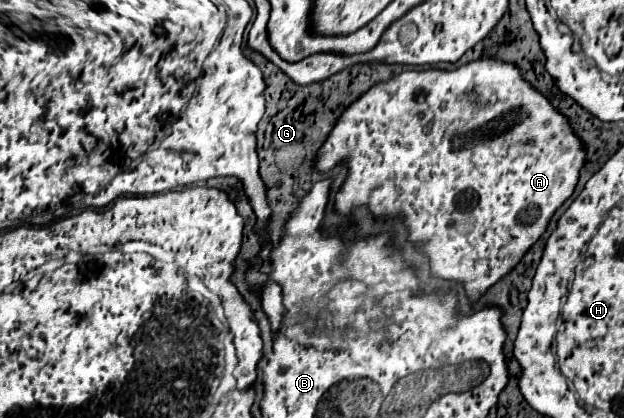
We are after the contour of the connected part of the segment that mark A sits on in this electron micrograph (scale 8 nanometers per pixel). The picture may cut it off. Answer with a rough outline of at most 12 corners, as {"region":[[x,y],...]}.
{"region":[[514,62],[378,82],[316,172],[478,302],[586,146]]}

